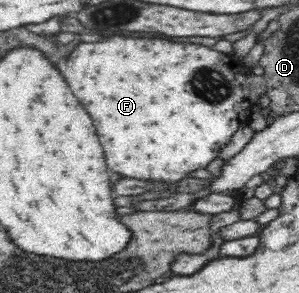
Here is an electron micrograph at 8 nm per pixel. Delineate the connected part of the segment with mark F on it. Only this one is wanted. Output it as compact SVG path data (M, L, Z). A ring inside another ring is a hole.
M110 35L104 39L98 39L94 43L78 43L74 51L66 59L66 71L64 77L72 89L72 93L80 99L80 103L88 109L90 117L96 125L96 135L100 139L100 145L104 149L106 163L112 171L144 180L164 180L166 182L178 182L184 179L187 172L192 170L204 169L208 163L216 159L218 152L228 141L230 137L249 122L252 111L256 103L250 101L248 89L242 87L236 79L236 75L248 75L247 71L238 73L238 69L246 70L246 66L236 55L224 54L217 50L198 45L198 43L174 43L168 39L148 39L148 37L124 37L124 35Z

